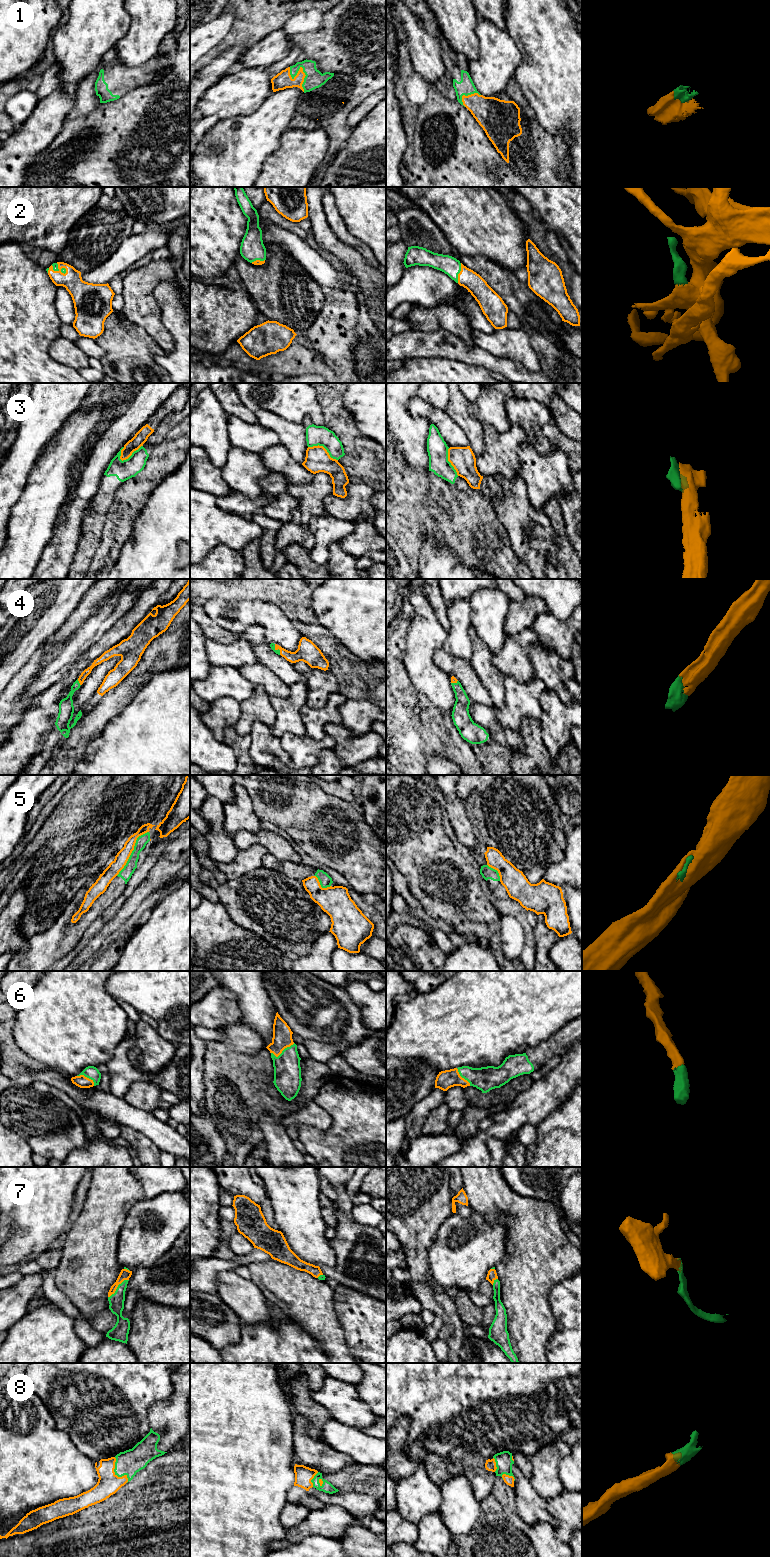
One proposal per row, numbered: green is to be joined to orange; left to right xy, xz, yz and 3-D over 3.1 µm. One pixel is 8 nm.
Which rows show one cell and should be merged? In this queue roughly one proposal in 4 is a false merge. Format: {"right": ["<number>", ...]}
{"right": ["1", "2", "4", "6", "7", "8"]}

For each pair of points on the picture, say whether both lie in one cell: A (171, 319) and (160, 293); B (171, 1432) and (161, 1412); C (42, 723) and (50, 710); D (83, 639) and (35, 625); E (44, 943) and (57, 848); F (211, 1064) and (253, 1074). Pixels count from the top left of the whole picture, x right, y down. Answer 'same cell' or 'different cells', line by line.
A: same cell
B: same cell
C: same cell
D: different cells
E: different cells
F: same cell

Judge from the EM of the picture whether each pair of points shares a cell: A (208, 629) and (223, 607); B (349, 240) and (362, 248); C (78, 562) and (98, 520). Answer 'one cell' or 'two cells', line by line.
A: two cells
B: one cell
C: one cell

